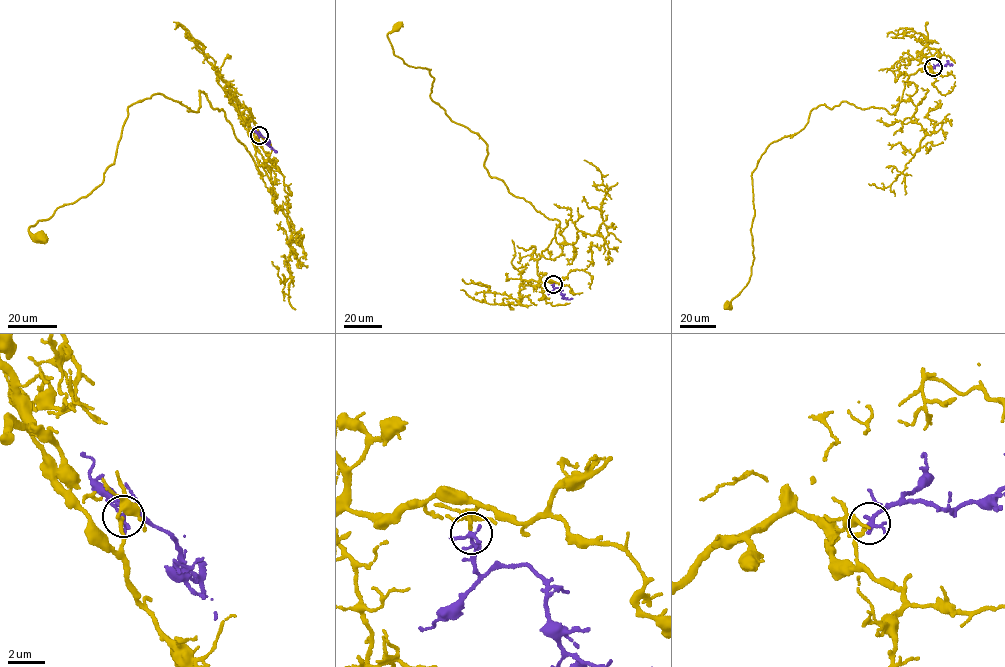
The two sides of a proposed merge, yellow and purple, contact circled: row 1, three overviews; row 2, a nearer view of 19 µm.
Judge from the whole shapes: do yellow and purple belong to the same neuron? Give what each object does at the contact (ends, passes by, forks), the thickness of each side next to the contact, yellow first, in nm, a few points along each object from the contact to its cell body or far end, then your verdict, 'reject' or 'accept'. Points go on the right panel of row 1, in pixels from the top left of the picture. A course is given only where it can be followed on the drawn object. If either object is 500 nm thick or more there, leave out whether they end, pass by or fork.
yellow passes by; purple passes by; 150 nm thick on the yellow side, 220 nm on the other; yellow runs (933, 67), (909, 76), (892, 114), (820, 105), (797, 133), (768, 146), (752, 172), (751, 274), (726, 306); purple runs (933, 67), (952, 65); accept

